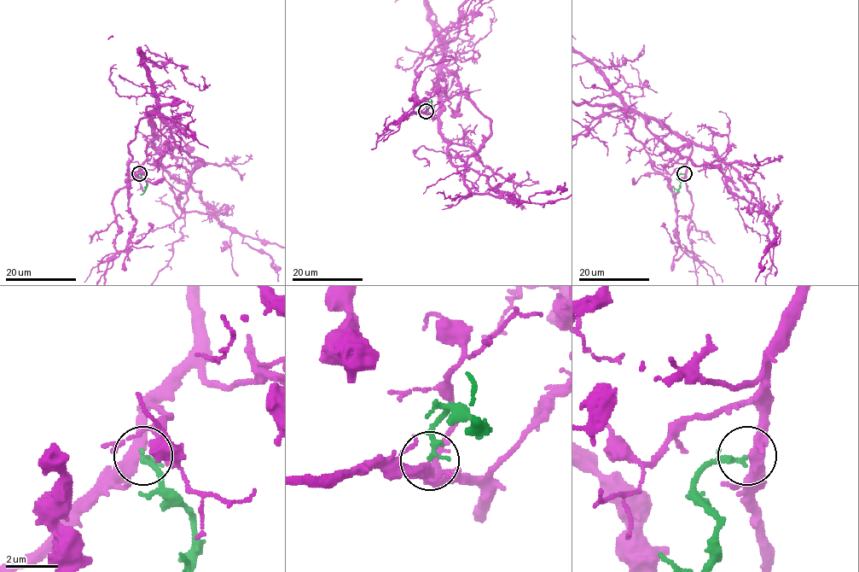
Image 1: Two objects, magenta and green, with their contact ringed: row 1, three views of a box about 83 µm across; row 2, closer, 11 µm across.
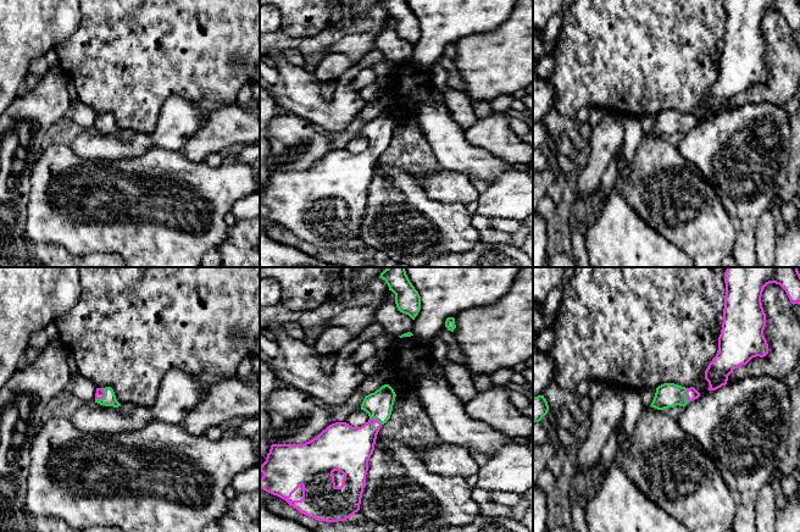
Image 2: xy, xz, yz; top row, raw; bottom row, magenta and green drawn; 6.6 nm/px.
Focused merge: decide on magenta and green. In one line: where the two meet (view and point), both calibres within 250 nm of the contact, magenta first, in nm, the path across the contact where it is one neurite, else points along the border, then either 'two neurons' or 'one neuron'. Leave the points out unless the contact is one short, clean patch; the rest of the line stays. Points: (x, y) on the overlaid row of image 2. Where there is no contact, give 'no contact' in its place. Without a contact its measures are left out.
xy (103, 397) | 60/90 nm | across xy (100, 393), (103, 397), (109, 399) | one neuron

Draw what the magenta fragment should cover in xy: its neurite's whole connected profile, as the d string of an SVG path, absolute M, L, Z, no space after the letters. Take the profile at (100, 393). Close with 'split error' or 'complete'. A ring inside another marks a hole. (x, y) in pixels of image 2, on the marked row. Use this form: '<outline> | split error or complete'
M111 387L96 388L95 403L105 406L113 406L113 408L121 406Z | split error

